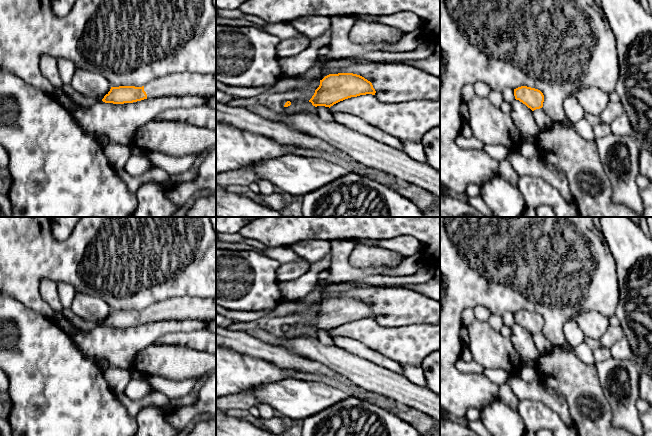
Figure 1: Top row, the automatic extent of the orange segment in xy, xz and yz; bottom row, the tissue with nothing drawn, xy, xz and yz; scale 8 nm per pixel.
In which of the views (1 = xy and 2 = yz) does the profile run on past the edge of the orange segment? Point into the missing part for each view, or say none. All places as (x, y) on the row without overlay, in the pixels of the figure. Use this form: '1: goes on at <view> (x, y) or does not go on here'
1: goes on at xy (177, 308)
2: does not go on here

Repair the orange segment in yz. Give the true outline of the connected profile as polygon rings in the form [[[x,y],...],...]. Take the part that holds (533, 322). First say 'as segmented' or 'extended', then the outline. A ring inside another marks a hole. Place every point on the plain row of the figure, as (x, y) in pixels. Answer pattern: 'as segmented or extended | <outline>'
as segmented | [[[521,310],[514,313],[514,320],[532,335],[543,331],[544,319],[538,313]]]

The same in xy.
extended | [[[174,297],[152,304],[142,311],[111,311],[102,323],[105,327],[124,328],[161,320],[216,319],[216,298]]]

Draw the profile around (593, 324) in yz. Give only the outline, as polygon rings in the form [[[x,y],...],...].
[[[583,311],[574,320],[586,337],[599,340],[610,327],[609,318],[596,311]]]

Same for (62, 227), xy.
[[[52,217],[52,234],[57,240],[67,239],[81,217]]]

